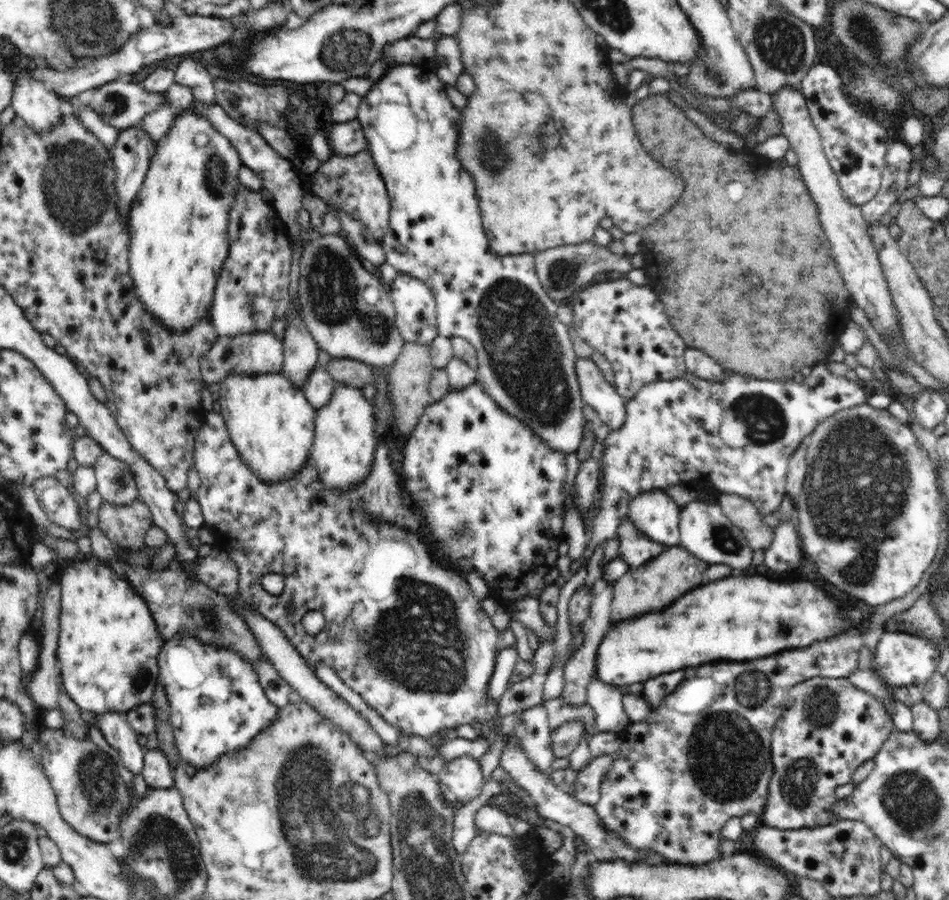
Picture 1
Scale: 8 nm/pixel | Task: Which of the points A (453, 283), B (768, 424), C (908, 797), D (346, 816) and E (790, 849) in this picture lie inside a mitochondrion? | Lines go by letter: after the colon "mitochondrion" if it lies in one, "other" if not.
A: other
B: mitochondrion
C: mitochondrion
D: mitochondrion
E: other

